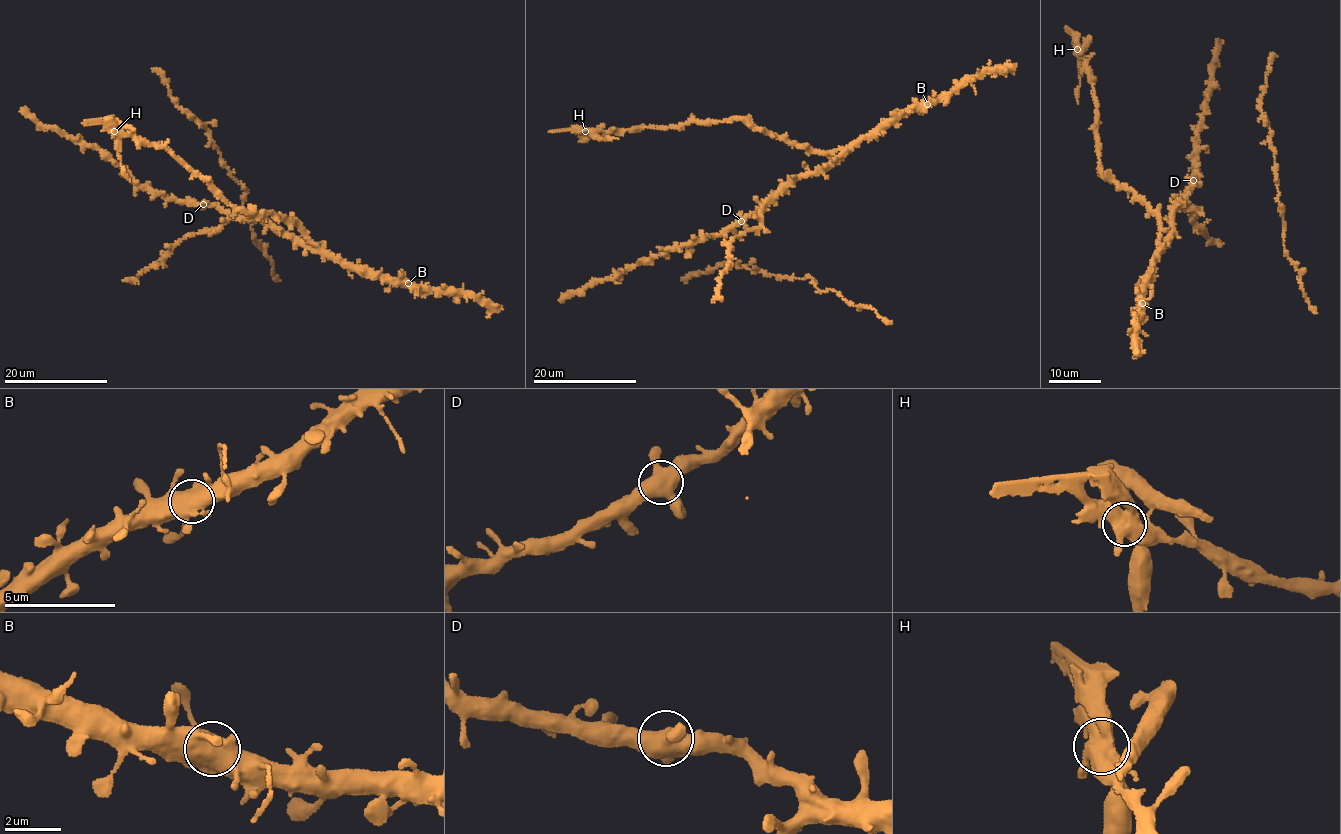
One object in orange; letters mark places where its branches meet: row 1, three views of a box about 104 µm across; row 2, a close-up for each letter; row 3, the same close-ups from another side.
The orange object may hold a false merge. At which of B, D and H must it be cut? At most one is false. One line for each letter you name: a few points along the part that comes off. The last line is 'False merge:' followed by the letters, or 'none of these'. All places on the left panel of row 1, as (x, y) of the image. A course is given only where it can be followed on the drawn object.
H: foreign part runs (114, 131), (118, 158), (129, 181)
False merge: H

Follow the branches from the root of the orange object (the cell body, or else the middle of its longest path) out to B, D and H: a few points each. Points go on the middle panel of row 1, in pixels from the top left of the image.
B: (808, 175), (822, 170), (863, 139), (927, 104)
D: (808, 175), (787, 183), (758, 211), (741, 221)
H: (808, 175), (844, 148), (830, 152), (800, 147), (754, 130), (742, 119), (585, 131)

